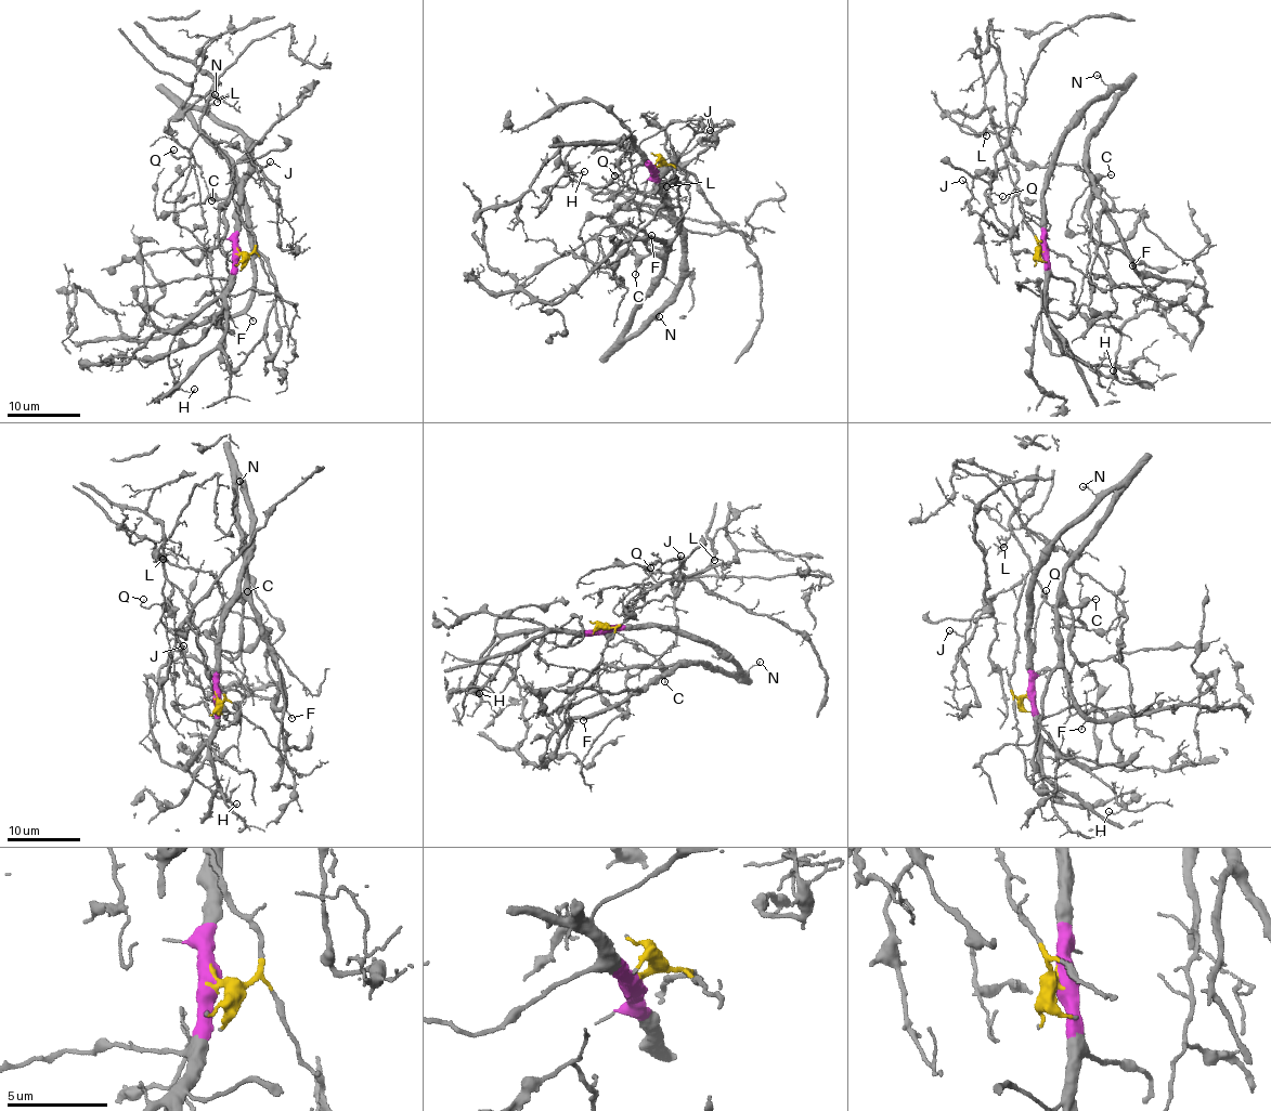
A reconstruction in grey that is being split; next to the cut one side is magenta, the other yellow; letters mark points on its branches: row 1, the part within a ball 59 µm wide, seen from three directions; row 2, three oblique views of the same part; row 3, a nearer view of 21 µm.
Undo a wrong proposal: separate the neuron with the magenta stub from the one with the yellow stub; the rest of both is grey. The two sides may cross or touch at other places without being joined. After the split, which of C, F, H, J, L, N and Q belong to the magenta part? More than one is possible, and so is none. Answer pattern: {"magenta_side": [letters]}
{"magenta_side": ["C", "F", "H", "N"]}

